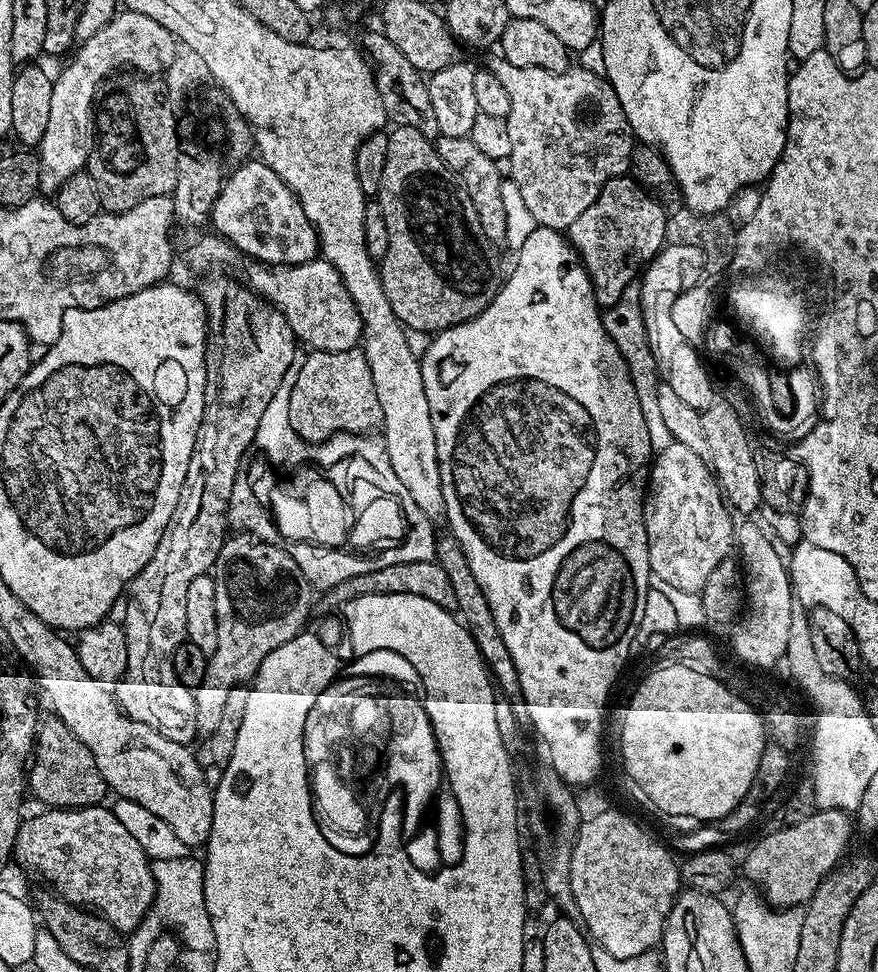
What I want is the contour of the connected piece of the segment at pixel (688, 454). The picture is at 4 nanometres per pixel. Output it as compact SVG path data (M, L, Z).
M673 442L666 449L655 453L650 464L650 475L646 481L644 498L644 525L648 539L648 561L651 572L658 574L665 582L670 582L675 589L701 593L706 580L723 560L729 559L734 552L733 513L720 491L716 474L710 464L698 458L689 447Z

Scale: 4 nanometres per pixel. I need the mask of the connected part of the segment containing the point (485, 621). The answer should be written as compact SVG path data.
M444 534L437 539L435 561L446 570L447 577L454 589L458 601L456 612L470 638L478 646L499 695L505 696L514 706L514 714L520 721L527 721L528 711L522 694L522 686L518 682L518 666L514 666L514 658L510 658L510 650L506 650L506 642L502 642L502 634L498 634L498 626L494 622L494 614L490 614L490 602L486 602L486 594L482 594L482 586L474 578L474 570L470 570L470 562L466 562L466 554L462 554L462 546L450 534Z

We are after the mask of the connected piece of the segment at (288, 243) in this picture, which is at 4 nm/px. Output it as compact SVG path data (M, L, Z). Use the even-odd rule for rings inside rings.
M259 158L245 159L235 167L214 202L211 227L231 241L238 253L261 264L294 265L317 259L320 240L310 218L306 218L306 210L302 210L302 202L298 202L290 186Z

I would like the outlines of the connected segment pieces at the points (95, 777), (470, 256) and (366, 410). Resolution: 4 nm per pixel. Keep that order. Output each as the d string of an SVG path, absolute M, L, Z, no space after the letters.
M54 714L41 721L33 747L26 782L30 792L47 807L82 808L99 805L108 787L97 770L94 756L78 740L68 726Z
M414 126L393 127L388 132L386 170L382 170L382 186L380 187L378 203L382 210L382 218L386 218L386 231L390 233L390 246L386 250L383 260L379 261L378 264L380 281L382 282L382 290L390 302L390 310L394 310L394 314L405 329L411 330L413 333L415 333L414 331L428 332L427 334L445 332L447 328L453 328L462 322L474 319L478 314L482 314L482 310L486 310L486 306L490 306L490 302L494 302L502 283L502 272L500 276L500 260L496 257L495 250L492 249L495 248L493 241L486 238L474 202L470 202L464 187L460 185L454 173L448 169L446 163L439 157L435 143L428 140L418 130L414 130Z
M359 347L348 350L341 350L337 353L326 353L309 351L302 359L302 370L298 373L298 378L295 379L294 388L290 393L290 406L289 418L290 425L293 426L294 434L301 437L306 443L322 443L323 440L329 439L332 435L339 432L352 432L352 433L375 433L377 429L383 425L384 419L382 418L382 405L378 403L378 394L374 390L374 378L370 374L370 362L366 362L363 351Z

